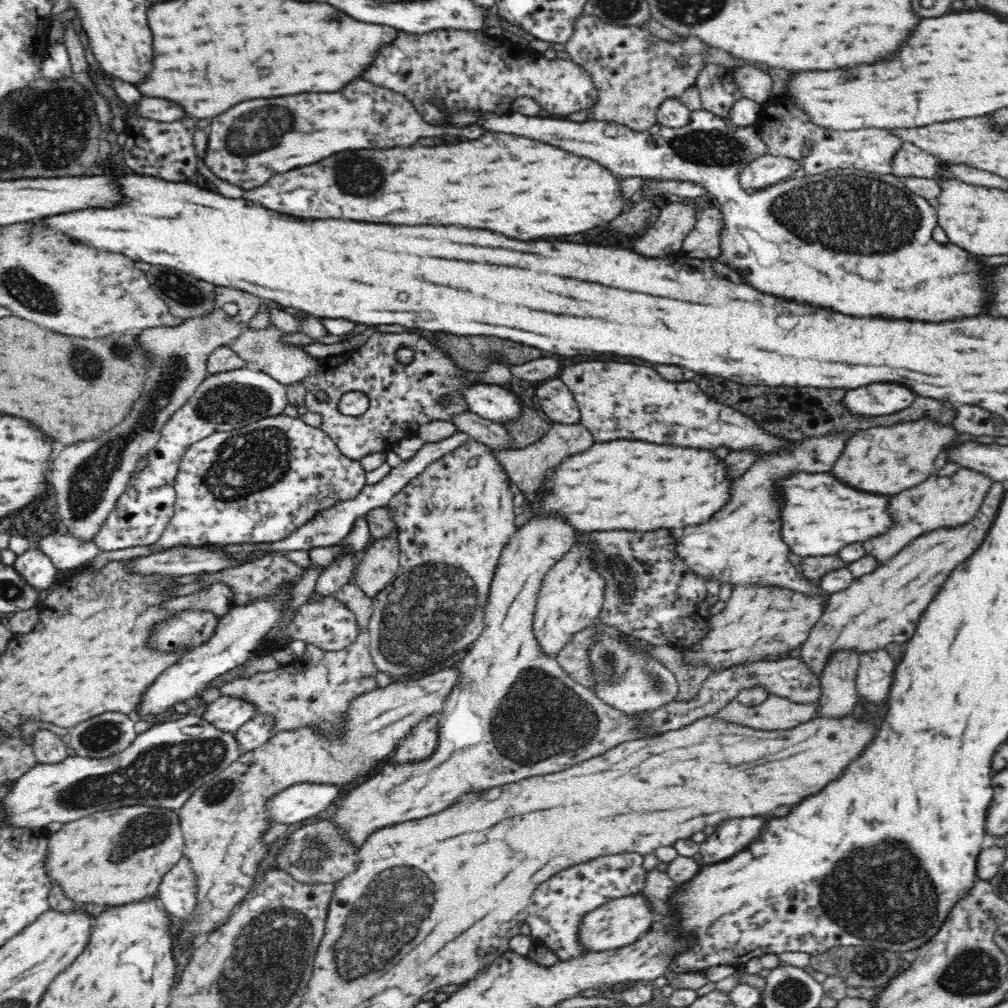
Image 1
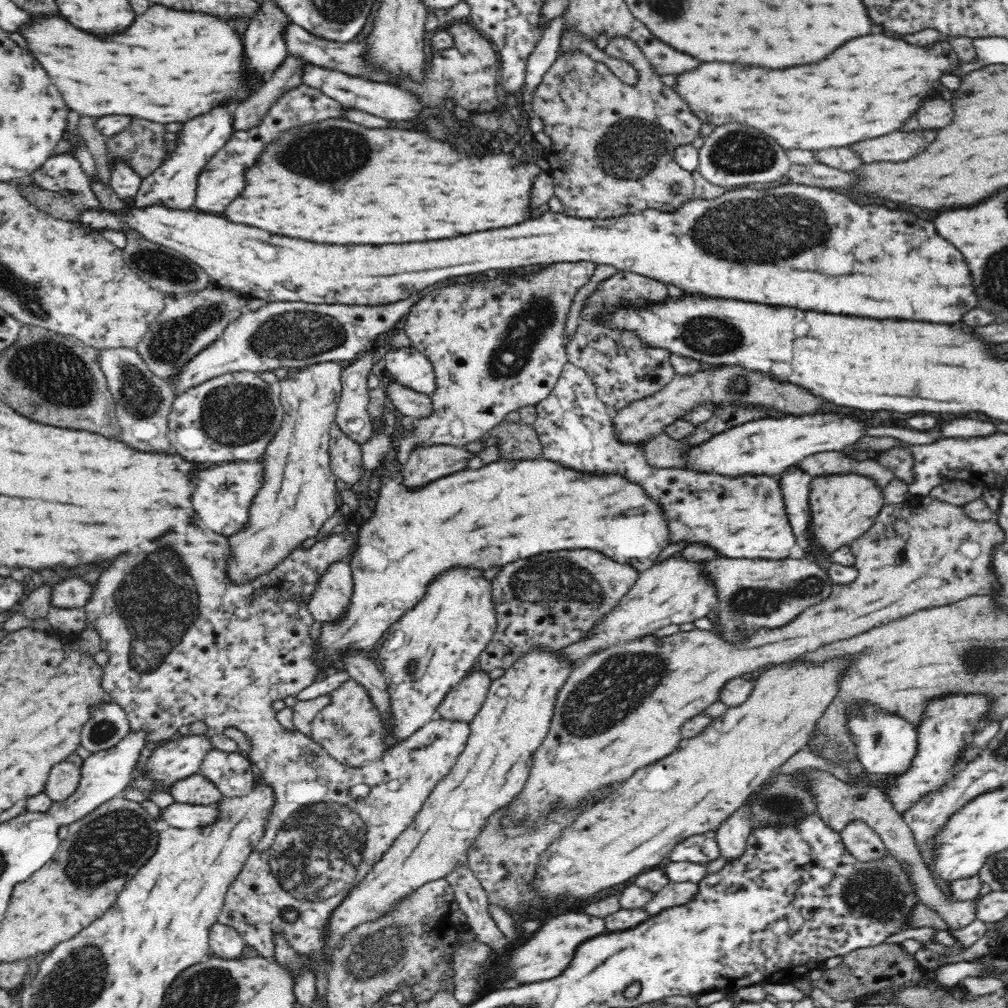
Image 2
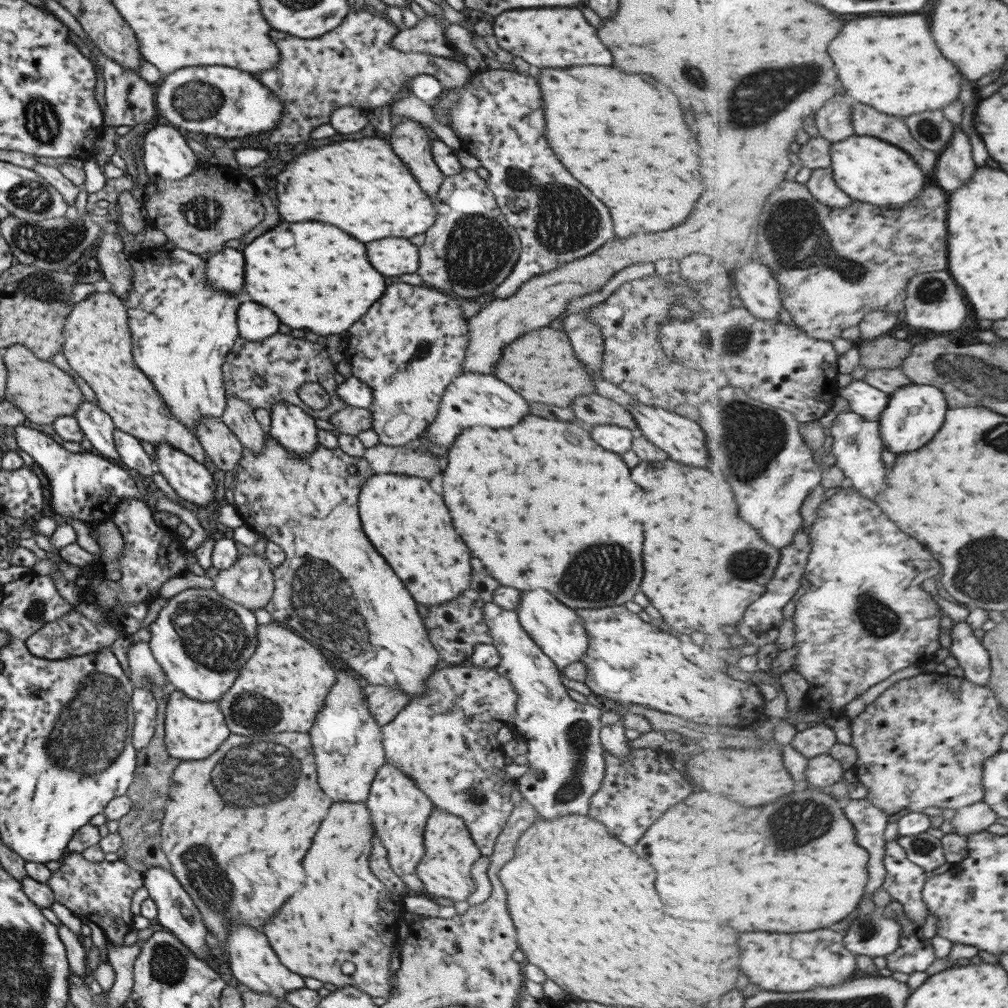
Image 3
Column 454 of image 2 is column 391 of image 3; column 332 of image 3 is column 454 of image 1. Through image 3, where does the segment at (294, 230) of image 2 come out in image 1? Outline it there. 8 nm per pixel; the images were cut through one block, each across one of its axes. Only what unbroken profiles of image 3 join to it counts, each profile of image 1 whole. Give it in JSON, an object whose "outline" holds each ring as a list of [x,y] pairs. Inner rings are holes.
{"outline":[[[486,132],[478,140],[458,142],[458,144],[442,144],[442,146],[432,146],[432,148],[408,146],[408,148],[338,152],[338,154],[334,154],[326,160],[320,160],[316,164],[310,164],[306,168],[296,168],[294,172],[274,176],[274,180],[268,180],[268,184],[264,184],[262,188],[254,188],[254,190],[244,192],[242,198],[260,202],[262,206],[266,206],[274,212],[296,216],[296,218],[312,218],[312,220],[342,218],[342,220],[356,220],[356,222],[404,224],[404,226],[416,226],[416,224],[448,226],[448,224],[454,224],[454,226],[464,226],[464,228],[492,230],[492,232],[498,232],[498,234],[510,236],[514,240],[536,240],[536,238],[548,238],[548,236],[560,236],[560,234],[578,234],[578,232],[584,232],[584,230],[590,230],[590,228],[598,226],[600,222],[614,220],[622,212],[622,206],[624,206],[624,200],[622,200],[622,194],[620,194],[620,182],[616,180],[616,176],[610,170],[602,168],[600,164],[594,164],[594,160],[574,156],[570,152],[564,152],[560,148],[554,148],[550,144],[542,144],[542,142],[536,142],[536,140],[528,140],[528,138],[522,138],[522,136],[510,136],[510,134],[496,134],[496,132]],[[296,190],[298,190],[298,194],[300,194],[300,190],[306,190],[306,196],[288,196],[290,192],[296,192]]]}

